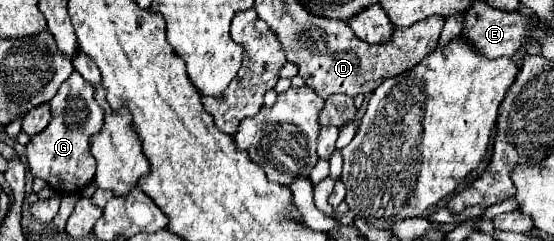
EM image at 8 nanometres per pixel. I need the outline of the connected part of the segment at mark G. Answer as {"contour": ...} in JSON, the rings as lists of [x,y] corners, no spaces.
{"contour":[[[72,71],[72,75],[60,85],[58,93],[50,101],[52,121],[44,131],[30,137],[26,145],[26,159],[30,173],[44,179],[54,191],[62,193],[80,193],[96,173],[96,161],[90,155],[90,137],[100,133],[104,125],[104,113],[94,99],[94,87]]]}

